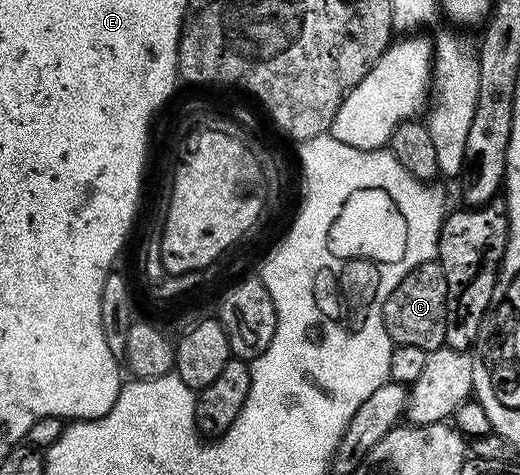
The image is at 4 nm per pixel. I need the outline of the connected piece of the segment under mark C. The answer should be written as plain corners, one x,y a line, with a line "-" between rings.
439,259
427,260
414,266
414,270
410,270
410,274
406,274
406,278
394,286
390,298
386,298
384,303
384,325
393,345
418,346
418,350
426,350
429,354
439,353
448,338
447,297
446,274

